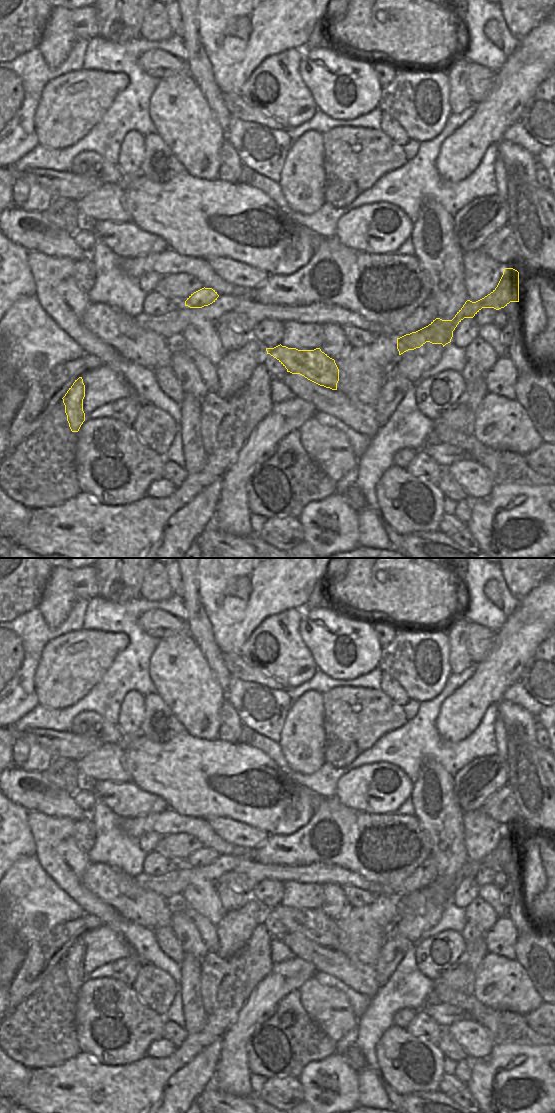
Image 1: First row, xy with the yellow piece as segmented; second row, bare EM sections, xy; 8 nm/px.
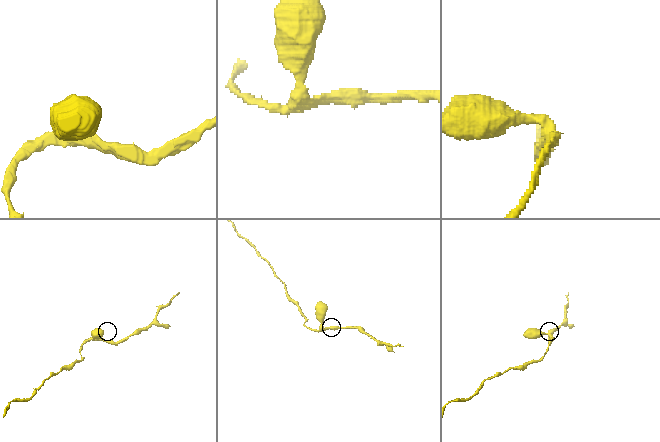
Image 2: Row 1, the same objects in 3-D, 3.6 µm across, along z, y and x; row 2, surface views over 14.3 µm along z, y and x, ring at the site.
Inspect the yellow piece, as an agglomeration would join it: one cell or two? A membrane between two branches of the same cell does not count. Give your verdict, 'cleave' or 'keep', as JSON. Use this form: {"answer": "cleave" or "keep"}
{"answer": "keep"}

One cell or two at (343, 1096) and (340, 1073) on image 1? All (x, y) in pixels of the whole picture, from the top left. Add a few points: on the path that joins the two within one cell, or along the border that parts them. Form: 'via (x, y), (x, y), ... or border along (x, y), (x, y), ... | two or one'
via (340, 1090), (340, 1079) | one

